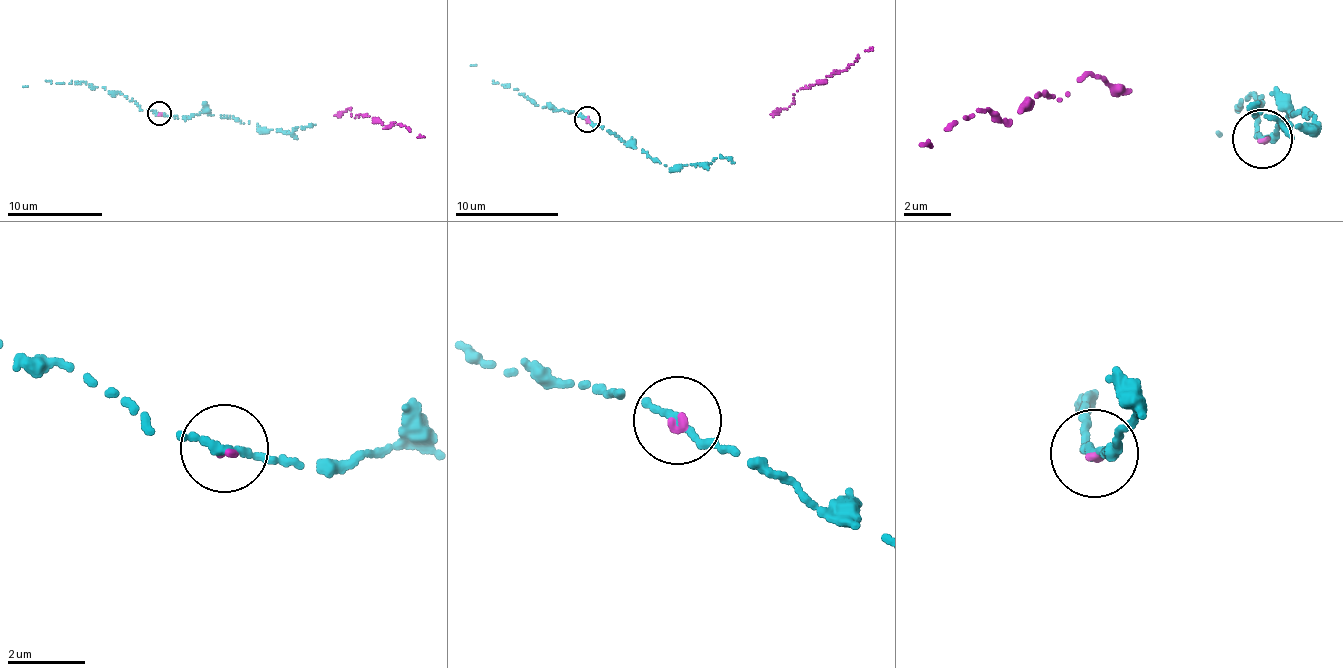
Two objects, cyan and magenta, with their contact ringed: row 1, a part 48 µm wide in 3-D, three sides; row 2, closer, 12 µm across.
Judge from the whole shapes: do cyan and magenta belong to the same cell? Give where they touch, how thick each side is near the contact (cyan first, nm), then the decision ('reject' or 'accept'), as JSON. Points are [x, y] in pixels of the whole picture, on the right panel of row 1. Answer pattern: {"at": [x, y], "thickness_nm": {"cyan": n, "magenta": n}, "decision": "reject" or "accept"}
{"at": [1262, 138], "thickness_nm": {"cyan": 280, "magenta": 170}, "decision": "accept"}

